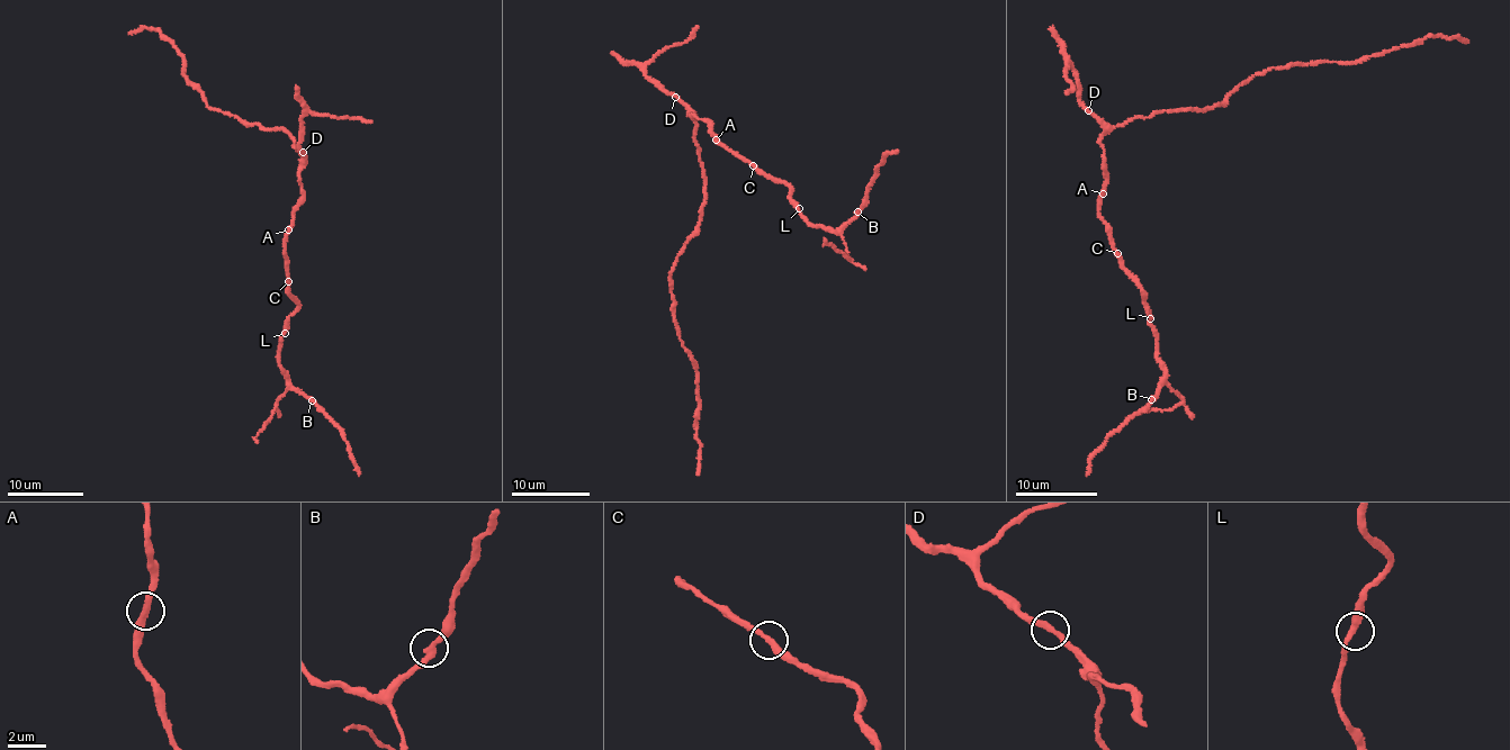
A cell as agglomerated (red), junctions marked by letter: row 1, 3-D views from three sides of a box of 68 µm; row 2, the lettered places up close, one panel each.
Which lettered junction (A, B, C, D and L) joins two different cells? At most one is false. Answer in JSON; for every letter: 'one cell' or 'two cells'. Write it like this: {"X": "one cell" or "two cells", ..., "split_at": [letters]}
{"A": "one cell", "B": "one cell", "C": "one cell", "D": "one cell", "L": "one cell", "split_at": []}

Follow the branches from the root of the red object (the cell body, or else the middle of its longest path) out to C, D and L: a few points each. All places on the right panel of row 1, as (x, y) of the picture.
C: (1111, 129), (1100, 141), (1106, 186), (1098, 206), (1098, 217), (1107, 226), (1109, 243), (1117, 253)
D: (1111, 129), (1088, 110)
L: (1111, 129), (1100, 141), (1106, 186), (1098, 206), (1098, 217), (1107, 226), (1120, 267), (1142, 289), (1150, 318)

